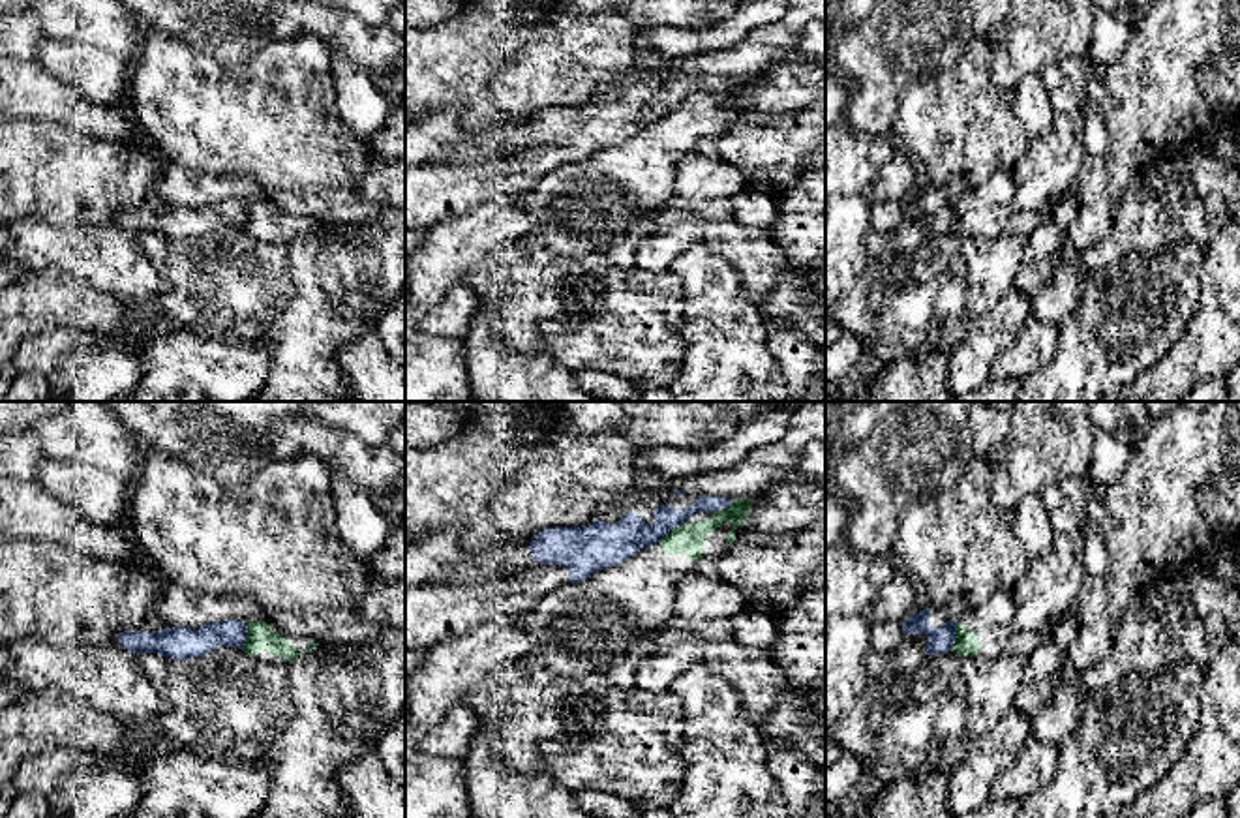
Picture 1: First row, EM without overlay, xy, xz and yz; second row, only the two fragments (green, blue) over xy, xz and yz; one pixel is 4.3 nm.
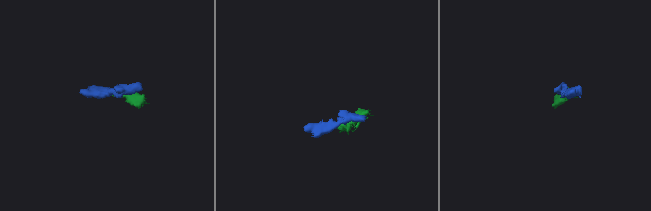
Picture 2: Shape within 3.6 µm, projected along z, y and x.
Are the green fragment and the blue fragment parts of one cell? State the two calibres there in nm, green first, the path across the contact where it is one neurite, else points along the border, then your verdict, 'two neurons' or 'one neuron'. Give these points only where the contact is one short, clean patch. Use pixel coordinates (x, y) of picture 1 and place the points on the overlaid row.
calibres 110 and 110 nm; two neurons

